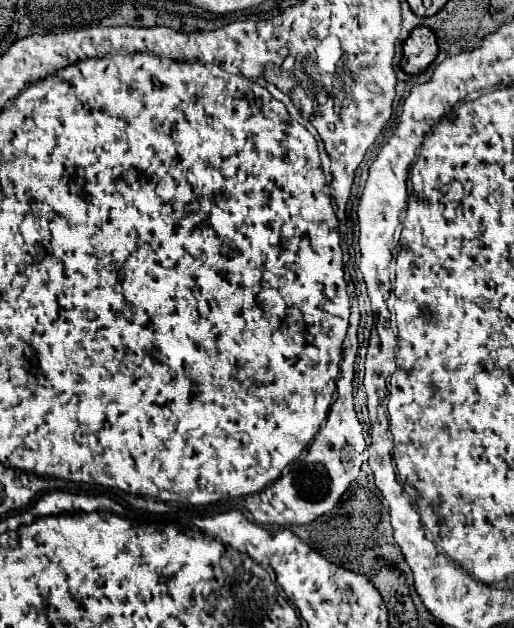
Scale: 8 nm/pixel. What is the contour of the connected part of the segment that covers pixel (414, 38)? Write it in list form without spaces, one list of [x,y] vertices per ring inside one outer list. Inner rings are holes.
[[[416,27],[404,41],[404,55],[400,61],[400,69],[408,75],[418,75],[436,59],[436,55],[438,45],[434,31],[426,27]]]

